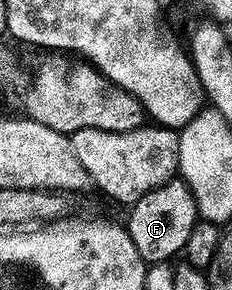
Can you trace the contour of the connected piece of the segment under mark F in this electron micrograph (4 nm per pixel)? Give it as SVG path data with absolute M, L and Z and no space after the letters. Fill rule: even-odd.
M173 180L154 188L154 192L146 192L142 200L138 200L127 211L126 229L130 240L134 240L134 248L138 248L138 256L146 264L164 264L181 253L190 236L190 228L198 221L196 201L190 188L183 180Z

